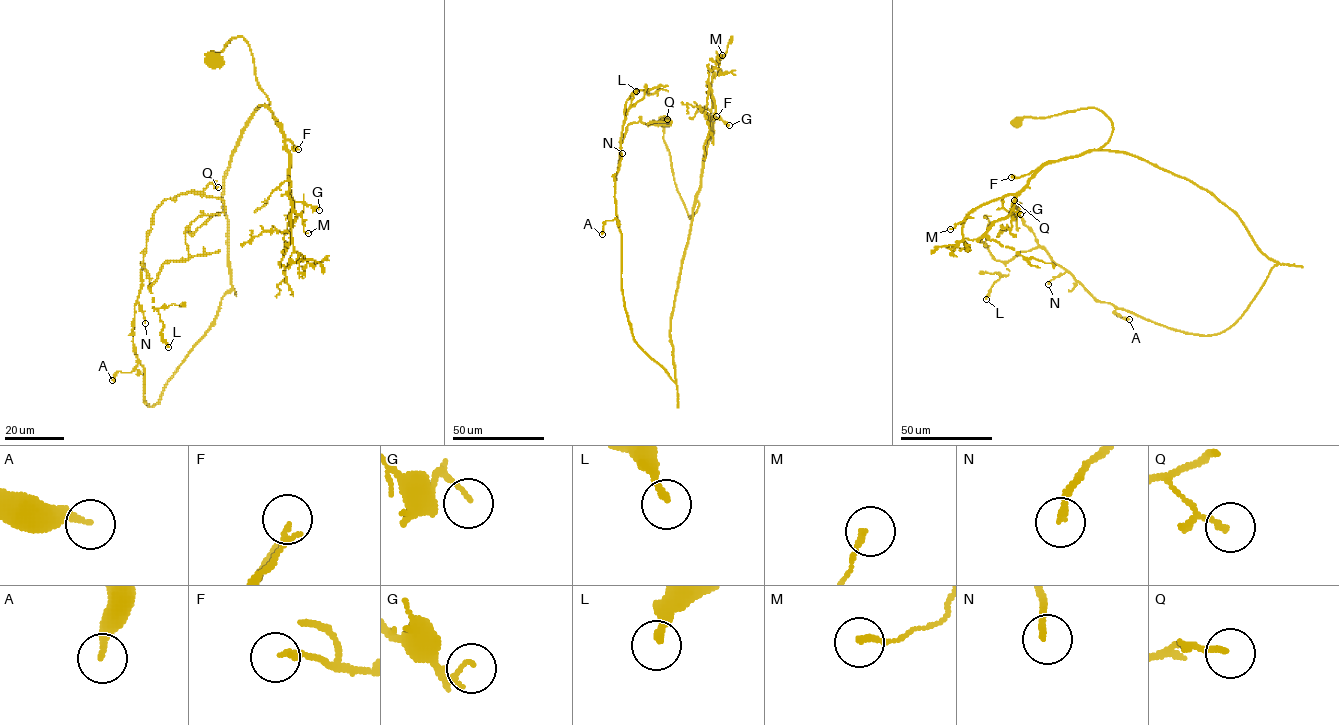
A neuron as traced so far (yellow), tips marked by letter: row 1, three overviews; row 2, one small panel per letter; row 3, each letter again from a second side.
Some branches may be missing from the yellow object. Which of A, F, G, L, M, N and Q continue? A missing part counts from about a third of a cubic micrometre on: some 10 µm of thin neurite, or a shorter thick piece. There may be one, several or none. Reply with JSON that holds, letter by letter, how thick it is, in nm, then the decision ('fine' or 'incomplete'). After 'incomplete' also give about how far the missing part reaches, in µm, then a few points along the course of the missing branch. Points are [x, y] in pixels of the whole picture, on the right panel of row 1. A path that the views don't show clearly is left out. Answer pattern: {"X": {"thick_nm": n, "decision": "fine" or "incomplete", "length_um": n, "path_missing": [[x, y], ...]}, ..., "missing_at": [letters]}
{"A": {"thick_nm": 280, "decision": "fine"}, "F": {"thick_nm": 160, "decision": "fine"}, "G": {"thick_nm": 80, "decision": "fine"}, "L": {"thick_nm": 220, "decision": "fine"}, "M": {"thick_nm": 160, "decision": "fine"}, "N": {"thick_nm": 170, "decision": "incomplete", "length_um": 10, "path_missing": [[1048, 284], [1036, 289]]}, "Q": {"thick_nm": 100, "decision": "fine"}, "missing_at": ["N"]}

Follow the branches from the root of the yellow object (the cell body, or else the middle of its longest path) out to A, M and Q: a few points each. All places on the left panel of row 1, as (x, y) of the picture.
A: (213, 61), (242, 37), (269, 102), (224, 175), (232, 288), (153, 406), (139, 363), (112, 380)
M: (213, 61), (212, 52), (233, 38), (248, 45), (289, 153), (290, 204), (308, 233)
Q: (213, 61), (242, 37), (269, 104), (224, 175), (232, 288), (150, 406), (133, 321), (152, 216), (218, 187)

